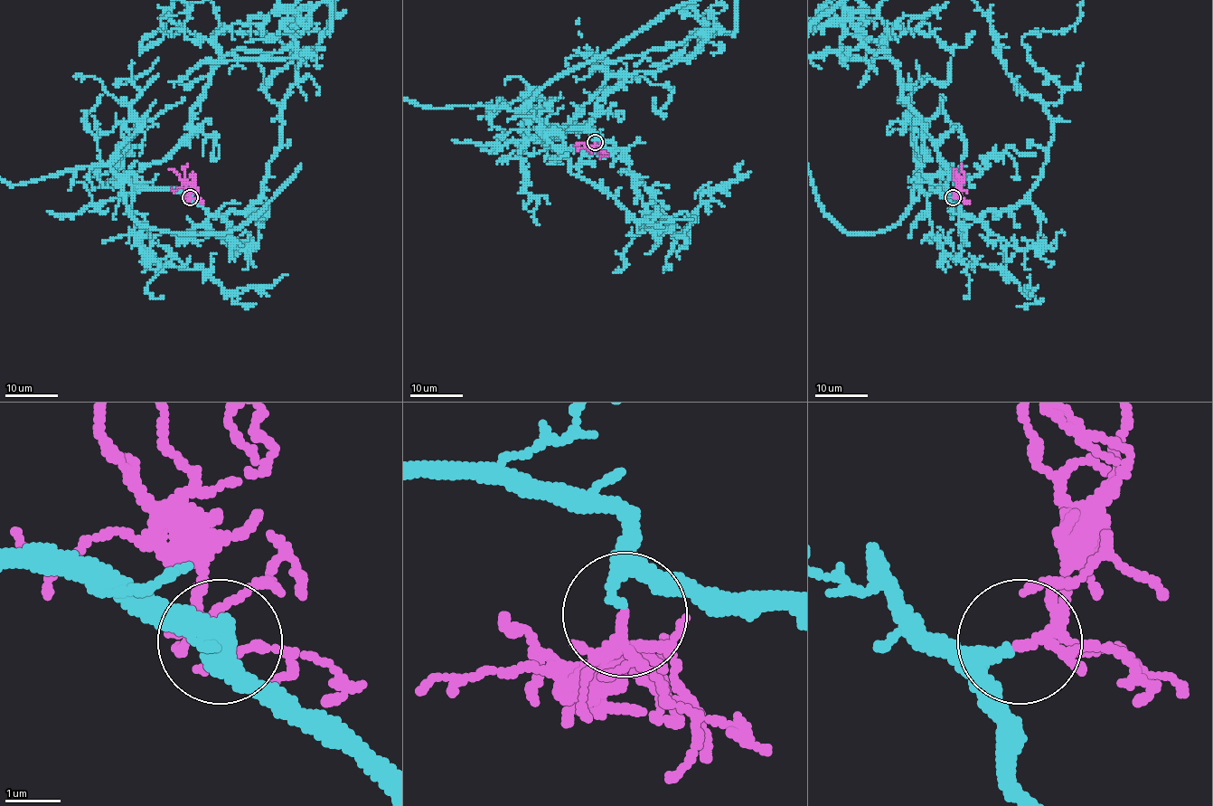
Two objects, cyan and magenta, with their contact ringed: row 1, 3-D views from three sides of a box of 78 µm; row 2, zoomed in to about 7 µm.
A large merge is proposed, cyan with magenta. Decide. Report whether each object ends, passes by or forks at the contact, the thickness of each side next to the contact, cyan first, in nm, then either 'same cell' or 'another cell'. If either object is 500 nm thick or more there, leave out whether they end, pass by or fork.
cyan passes by; magenta forks; calibres 190 and 150 nm; same cell

